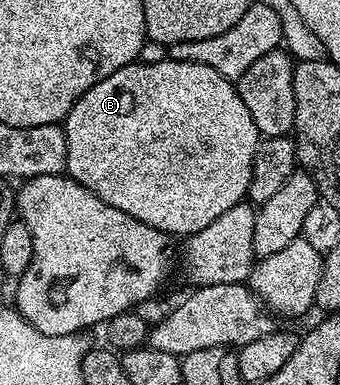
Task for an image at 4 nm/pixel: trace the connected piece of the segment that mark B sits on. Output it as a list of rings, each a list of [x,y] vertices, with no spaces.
[[[147,61],[144,65],[132,63],[113,71],[105,79],[93,83],[77,103],[67,112],[62,122],[65,131],[65,143],[67,144],[67,171],[66,176],[72,177],[81,187],[93,191],[109,207],[117,207],[117,211],[125,211],[125,215],[133,215],[133,219],[141,219],[149,227],[168,235],[183,233],[190,235],[201,231],[201,227],[209,227],[217,215],[225,215],[234,210],[234,205],[239,200],[247,197],[247,188],[253,175],[253,159],[261,140],[261,134],[257,131],[257,123],[253,123],[253,115],[249,115],[249,107],[241,103],[241,95],[238,88],[225,75],[213,71],[213,67],[205,67],[201,63],[192,61]]]

